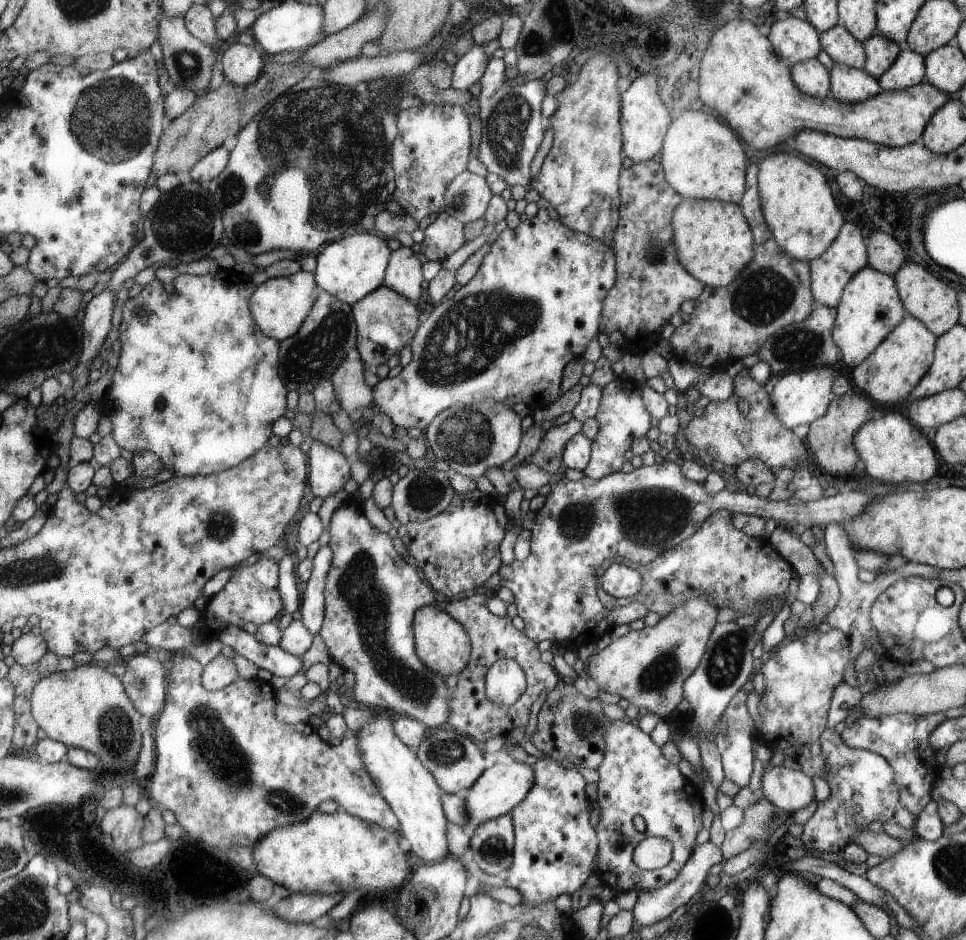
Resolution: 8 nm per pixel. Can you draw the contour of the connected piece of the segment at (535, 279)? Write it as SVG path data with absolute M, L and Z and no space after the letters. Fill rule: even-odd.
M540 209L533 218L527 217L514 230L507 228L498 235L473 278L466 285L462 285L452 298L442 299L436 308L428 314L428 318L420 324L415 337L409 344L412 348L412 362L403 368L398 376L380 379L373 386L373 404L370 409L373 413L382 412L387 415L394 426L402 426L406 430L418 428L424 432L442 410L446 410L450 406L464 406L470 402L482 402L486 398L492 398L494 402L500 402L510 408L513 408L518 402L524 402L531 412L546 408L556 398L560 398L560 382L562 382L566 364L570 360L580 358L586 350L586 344L594 338L594 334L598 334L598 318L602 312L602 302L614 284L616 284L616 256L612 247L596 240L596 238L590 238L588 234L582 234L582 232L572 230L571 227L564 226L562 221L550 218L546 209Z

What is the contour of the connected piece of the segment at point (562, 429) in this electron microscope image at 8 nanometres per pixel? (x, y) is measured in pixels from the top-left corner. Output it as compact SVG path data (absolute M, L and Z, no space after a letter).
M573 418L566 423L551 427L544 432L536 452L527 456L524 463L536 464L548 474L555 474L561 467L559 462L563 456L562 449L569 438L581 432L582 426L583 423Z

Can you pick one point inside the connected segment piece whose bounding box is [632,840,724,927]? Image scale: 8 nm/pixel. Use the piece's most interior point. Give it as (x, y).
(651, 906)

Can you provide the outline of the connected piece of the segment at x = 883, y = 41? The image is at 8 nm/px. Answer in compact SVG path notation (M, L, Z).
M880 34L867 38L863 44L867 50L867 64L864 69L876 79L886 73L903 52L900 45Z

